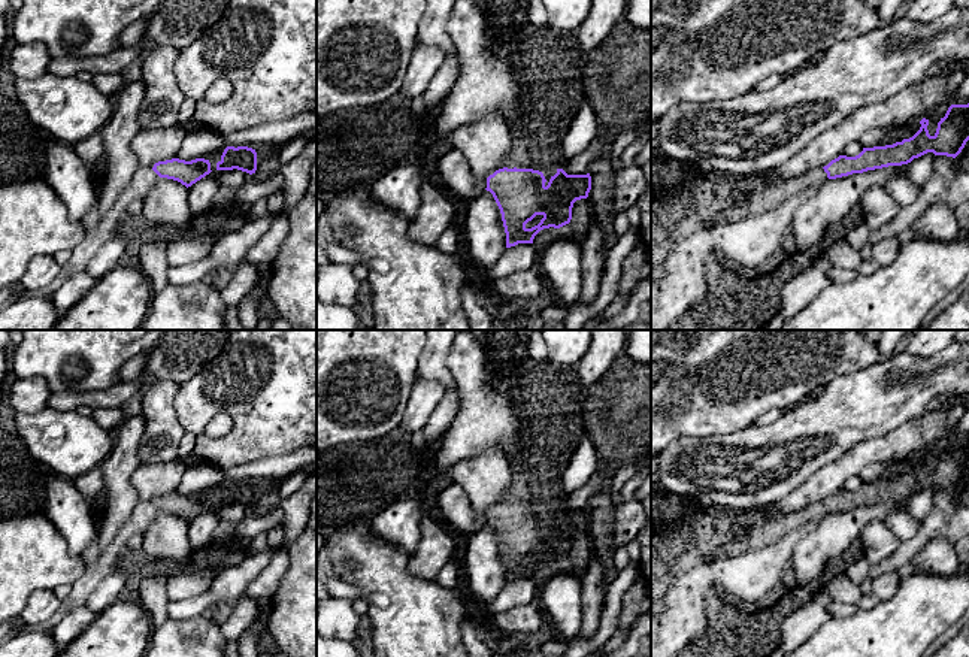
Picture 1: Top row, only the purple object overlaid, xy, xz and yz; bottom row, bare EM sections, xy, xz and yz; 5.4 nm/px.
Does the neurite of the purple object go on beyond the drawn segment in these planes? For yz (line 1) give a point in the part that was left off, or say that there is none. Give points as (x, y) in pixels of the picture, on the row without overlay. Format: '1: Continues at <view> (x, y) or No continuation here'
1: Continues at yz (705, 533)

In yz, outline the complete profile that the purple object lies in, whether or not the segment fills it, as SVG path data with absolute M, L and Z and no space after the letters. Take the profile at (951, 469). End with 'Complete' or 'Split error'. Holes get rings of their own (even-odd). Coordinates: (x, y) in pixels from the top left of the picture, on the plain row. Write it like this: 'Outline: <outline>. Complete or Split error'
Outline: M969 438L951 439L933 470L927 464L929 454L923 452L920 458L909 473L863 482L856 491L839 490L823 503L775 518L763 509L738 512L691 506L682 520L651 538L651 599L663 597L676 578L697 564L764 547L806 523L821 521L827 514L908 499L927 487L956 493L969 475Z. Split error

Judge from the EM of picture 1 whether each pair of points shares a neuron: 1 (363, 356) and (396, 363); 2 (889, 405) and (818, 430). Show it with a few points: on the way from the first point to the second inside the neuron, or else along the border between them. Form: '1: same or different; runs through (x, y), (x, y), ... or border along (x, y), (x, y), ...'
1: same; runs through (371, 362), (388, 363)
2: same; runs through (871, 405), (853, 408), (836, 418)

